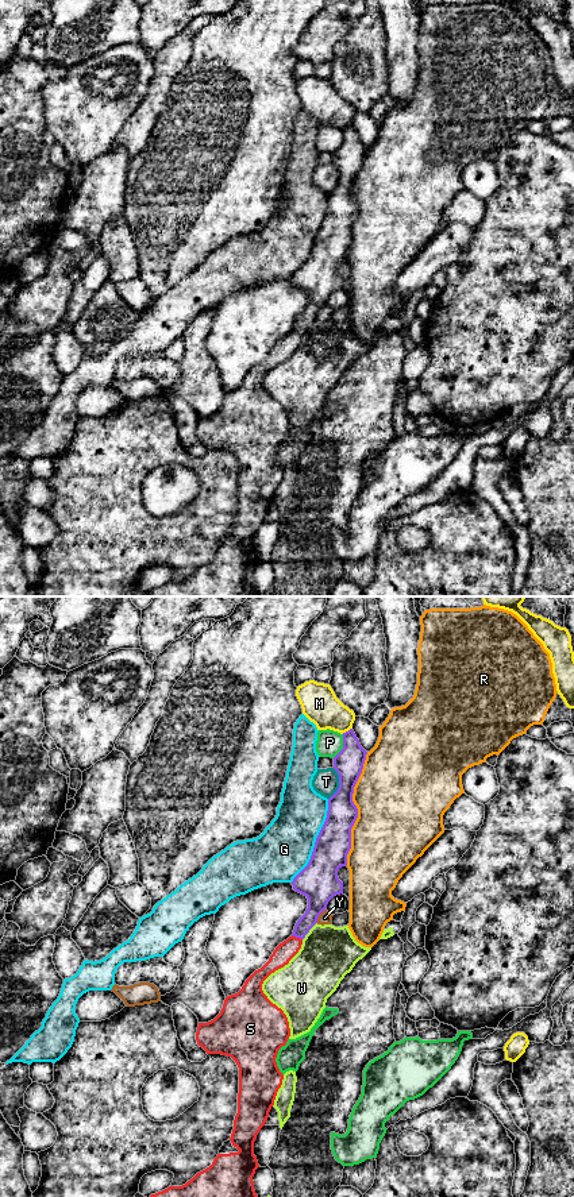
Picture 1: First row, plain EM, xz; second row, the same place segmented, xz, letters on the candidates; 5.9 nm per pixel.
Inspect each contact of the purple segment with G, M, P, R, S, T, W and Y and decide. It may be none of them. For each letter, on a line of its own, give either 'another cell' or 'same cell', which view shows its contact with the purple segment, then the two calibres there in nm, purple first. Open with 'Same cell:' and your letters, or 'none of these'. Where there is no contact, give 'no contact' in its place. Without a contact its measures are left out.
Same cell: S
G: another cell; meets purple in xz; 240 nm thick on the purple side, 320 nm on the other
M: another cell; meets purple in xz; 180 nm thick on the purple side, 220 nm on the other
P: another cell; meets purple in xz; 180 nm thick on the purple side, 150 nm on the other
R: another cell; meets purple in xz; 200 nm thick on the purple side, 500 nm on the other
S: same cell; meets purple in xz; 120 nm thick on the purple side, 110 nm on the other
T: another cell; meets purple in xz; 180 nm thick on the purple side, 160 nm on the other
W: another cell; meets purple in xz; 170 nm thick on the purple side, 320 nm on the other
Y: another cell; meets purple in xz; 240 nm thick on the purple side, 80 nm on the other

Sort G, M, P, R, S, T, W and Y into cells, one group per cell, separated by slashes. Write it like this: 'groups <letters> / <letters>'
groups G / M / P / R / S / T / W / Y

